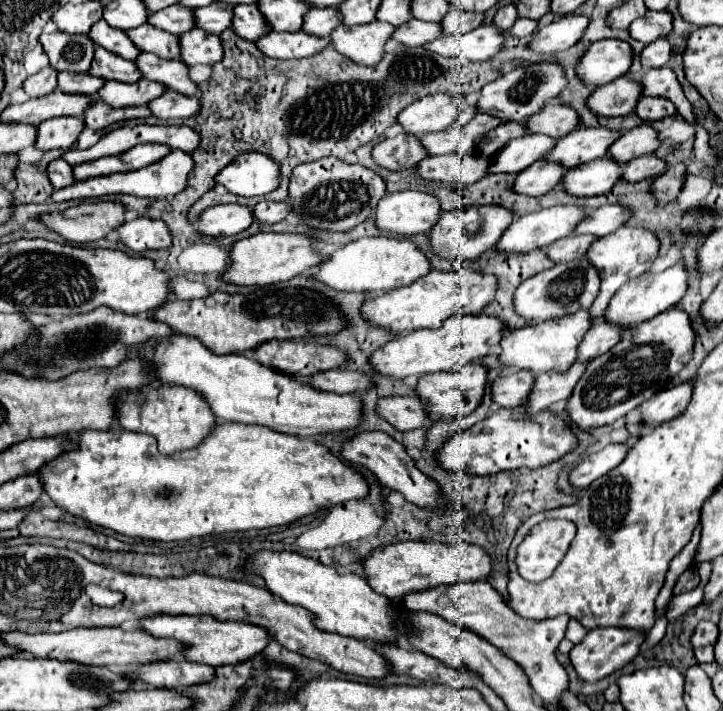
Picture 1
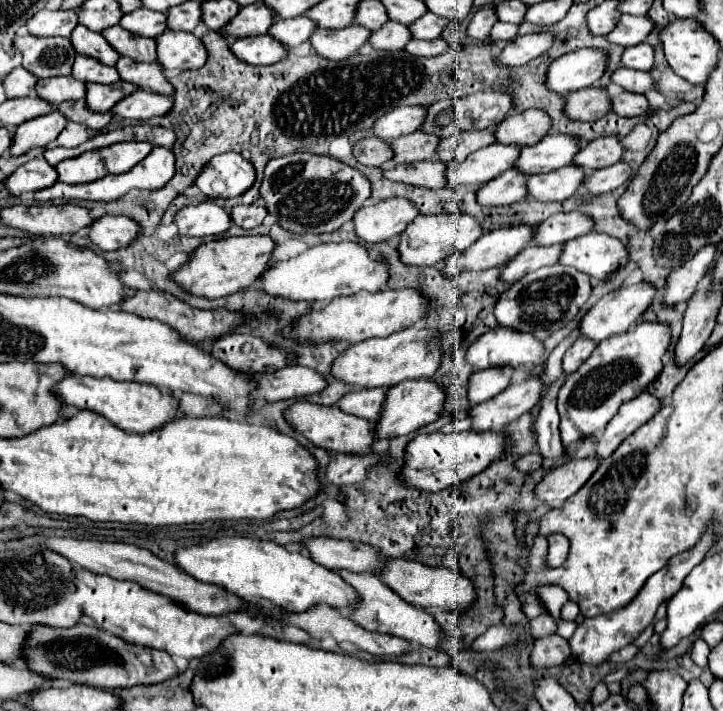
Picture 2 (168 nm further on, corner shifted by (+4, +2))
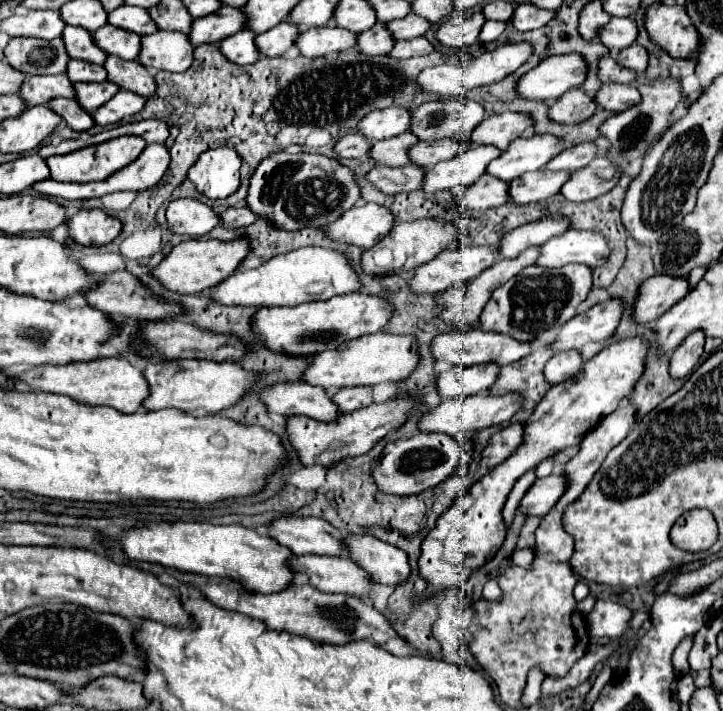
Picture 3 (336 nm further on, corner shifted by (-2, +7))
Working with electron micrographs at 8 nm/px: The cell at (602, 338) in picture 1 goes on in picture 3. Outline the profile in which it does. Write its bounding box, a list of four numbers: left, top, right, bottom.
[545,351,583,385]

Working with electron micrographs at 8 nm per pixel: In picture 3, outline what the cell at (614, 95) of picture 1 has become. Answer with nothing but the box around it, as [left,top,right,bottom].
[549,89,597,125]

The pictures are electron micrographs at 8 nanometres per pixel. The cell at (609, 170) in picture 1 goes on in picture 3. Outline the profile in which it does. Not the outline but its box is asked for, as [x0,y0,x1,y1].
[509,169,569,205]

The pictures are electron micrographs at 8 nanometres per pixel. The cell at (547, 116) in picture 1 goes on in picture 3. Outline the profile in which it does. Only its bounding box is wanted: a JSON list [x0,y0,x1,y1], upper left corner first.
[455,113,533,151]

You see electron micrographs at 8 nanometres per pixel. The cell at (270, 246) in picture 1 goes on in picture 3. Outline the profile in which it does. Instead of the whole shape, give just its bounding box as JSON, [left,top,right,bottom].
[149,239,249,295]

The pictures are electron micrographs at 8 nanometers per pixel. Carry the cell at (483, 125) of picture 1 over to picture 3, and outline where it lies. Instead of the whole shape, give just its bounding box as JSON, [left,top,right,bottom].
[369,131,417,167]

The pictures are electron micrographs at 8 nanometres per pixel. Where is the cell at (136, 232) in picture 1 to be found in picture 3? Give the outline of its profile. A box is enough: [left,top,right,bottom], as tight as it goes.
[67,209,121,245]

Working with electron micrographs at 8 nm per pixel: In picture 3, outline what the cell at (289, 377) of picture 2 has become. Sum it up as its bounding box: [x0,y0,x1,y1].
[143,359,255,413]

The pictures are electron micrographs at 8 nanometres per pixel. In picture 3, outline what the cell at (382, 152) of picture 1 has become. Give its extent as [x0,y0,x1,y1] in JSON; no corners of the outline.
[333,133,371,159]

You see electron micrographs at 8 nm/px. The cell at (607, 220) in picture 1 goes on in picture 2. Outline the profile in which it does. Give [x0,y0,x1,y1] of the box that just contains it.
[531,212,593,246]

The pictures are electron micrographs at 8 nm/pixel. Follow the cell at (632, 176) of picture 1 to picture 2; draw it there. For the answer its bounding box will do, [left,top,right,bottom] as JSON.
[583,162,631,194]

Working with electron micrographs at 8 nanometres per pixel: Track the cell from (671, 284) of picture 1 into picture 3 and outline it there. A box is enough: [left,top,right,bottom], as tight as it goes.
[551,299,621,351]

